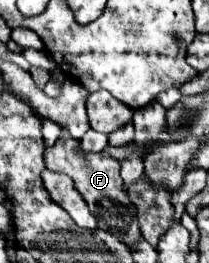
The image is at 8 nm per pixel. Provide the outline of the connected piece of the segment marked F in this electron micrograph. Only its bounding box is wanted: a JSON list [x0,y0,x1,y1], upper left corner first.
[44,133,142,245]

